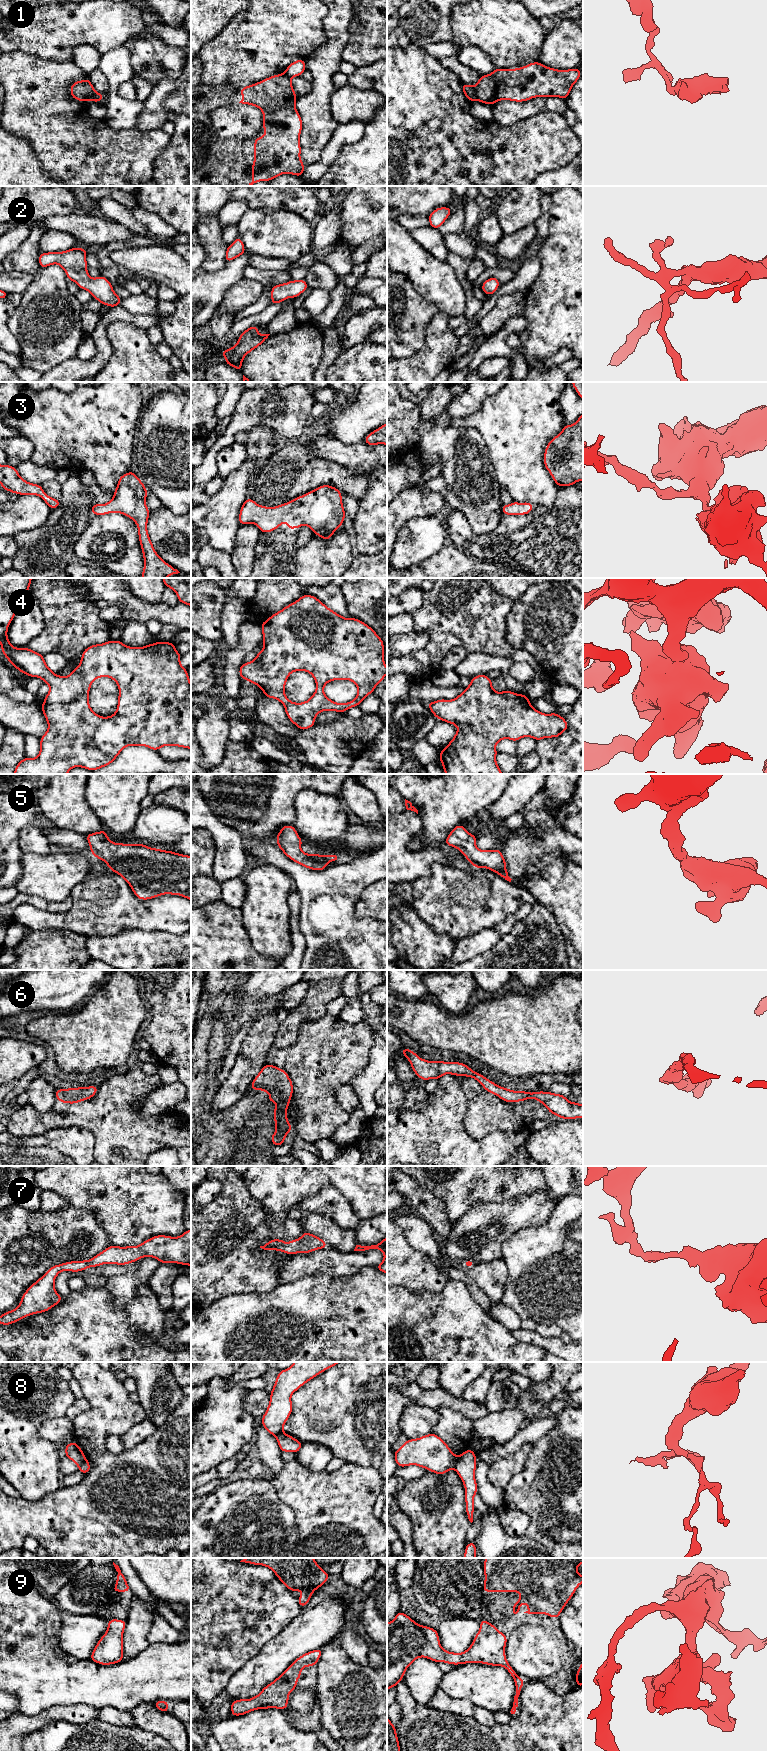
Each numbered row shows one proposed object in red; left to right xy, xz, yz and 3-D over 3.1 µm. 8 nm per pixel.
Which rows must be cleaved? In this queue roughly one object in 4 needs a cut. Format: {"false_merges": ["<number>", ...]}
{"false_merges": ["1", "8"]}

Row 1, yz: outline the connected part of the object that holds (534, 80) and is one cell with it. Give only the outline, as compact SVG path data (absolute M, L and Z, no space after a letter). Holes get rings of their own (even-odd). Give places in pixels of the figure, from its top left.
M532 62L517 69L495 68L489 75L481 75L472 88L478 101L490 105L501 100L524 102L535 97L555 96L566 100L581 74L580 68L559 70L544 66L541 62Z

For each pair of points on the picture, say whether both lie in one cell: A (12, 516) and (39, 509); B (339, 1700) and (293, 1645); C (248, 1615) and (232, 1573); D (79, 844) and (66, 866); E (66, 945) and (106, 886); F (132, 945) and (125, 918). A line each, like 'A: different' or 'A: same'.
A: same
B: different
C: same
D: different
E: different
F: different

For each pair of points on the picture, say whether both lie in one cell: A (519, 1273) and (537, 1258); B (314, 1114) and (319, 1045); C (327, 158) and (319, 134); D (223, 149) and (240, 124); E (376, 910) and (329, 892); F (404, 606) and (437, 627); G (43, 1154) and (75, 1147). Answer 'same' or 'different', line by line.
A: same
B: same
C: different
D: different
E: different
F: different
G: different

